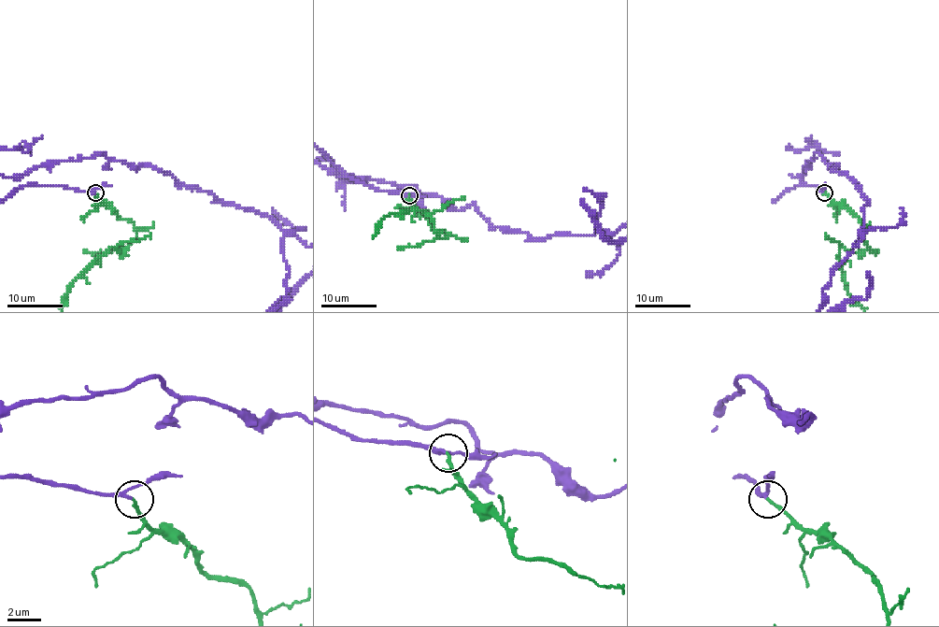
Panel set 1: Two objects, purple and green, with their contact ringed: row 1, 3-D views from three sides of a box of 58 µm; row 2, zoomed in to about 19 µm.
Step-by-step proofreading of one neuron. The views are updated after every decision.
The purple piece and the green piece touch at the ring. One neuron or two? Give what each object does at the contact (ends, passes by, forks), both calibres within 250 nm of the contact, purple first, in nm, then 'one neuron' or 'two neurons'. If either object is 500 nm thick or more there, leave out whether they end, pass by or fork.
purple passes by; green ends there; 160 nm thick on the purple side, 190 nm on the other; one neuron

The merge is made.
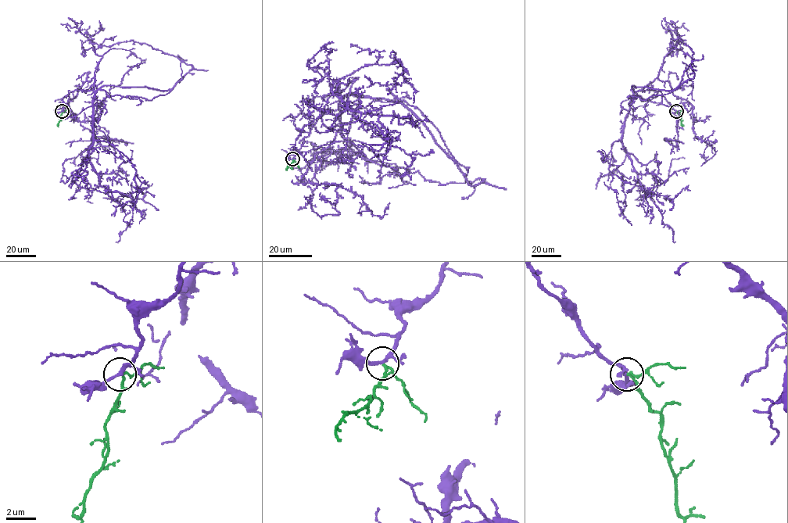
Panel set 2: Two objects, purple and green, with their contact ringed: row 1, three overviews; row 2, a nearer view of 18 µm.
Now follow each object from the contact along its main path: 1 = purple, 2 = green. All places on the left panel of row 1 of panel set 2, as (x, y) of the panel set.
1: (62, 111), (72, 91), (94, 91), (88, 159), (99, 184), (119, 202), (123, 220), (130, 224), (116, 241)
2: (62, 111), (58, 126)

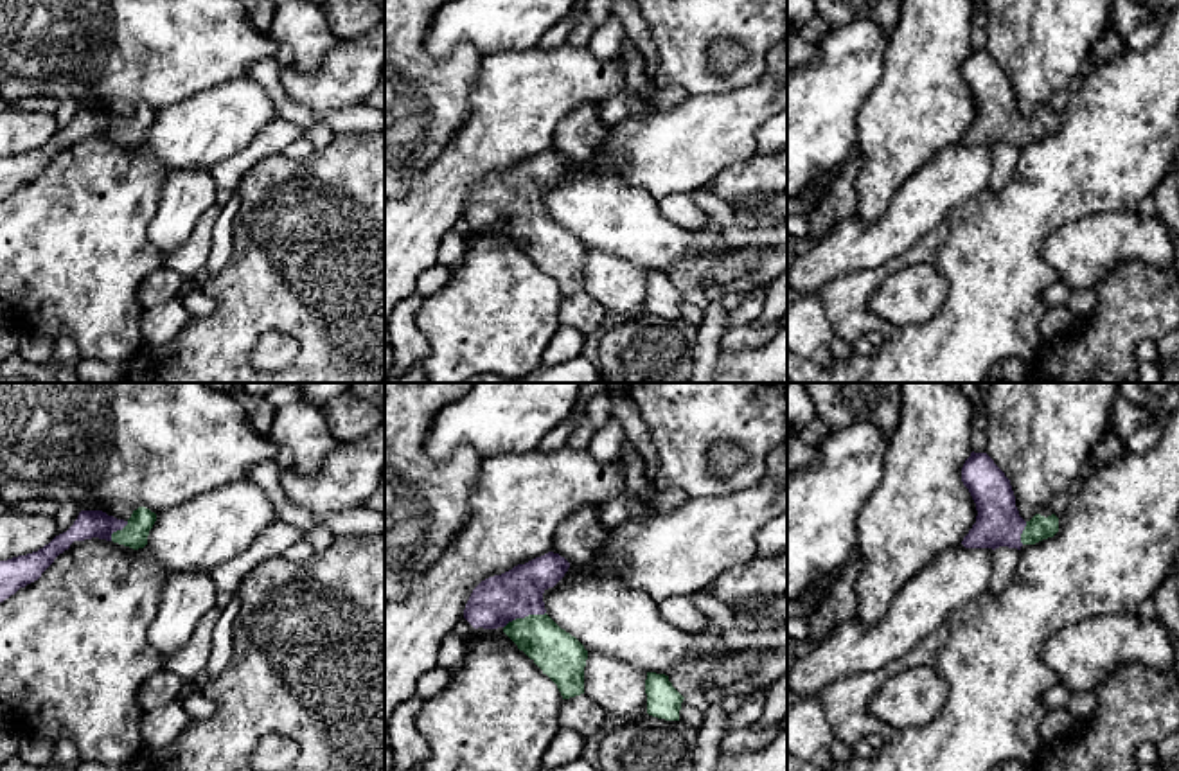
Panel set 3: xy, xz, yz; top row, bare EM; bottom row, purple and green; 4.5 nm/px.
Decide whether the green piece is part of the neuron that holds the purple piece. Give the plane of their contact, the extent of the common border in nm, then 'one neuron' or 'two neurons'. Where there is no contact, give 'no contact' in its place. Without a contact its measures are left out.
xz | 200 nm | one neuron

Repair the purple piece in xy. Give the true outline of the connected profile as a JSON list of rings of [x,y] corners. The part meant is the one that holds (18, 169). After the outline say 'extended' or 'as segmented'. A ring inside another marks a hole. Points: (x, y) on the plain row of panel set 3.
[[[146,104],[133,108],[128,119],[108,113],[102,108],[81,108],[66,129],[56,133],[38,149],[0,158],[0,199],[14,192],[20,185],[38,178],[74,138],[99,135],[138,147],[147,142],[147,133],[155,119],[156,111]]]; extended

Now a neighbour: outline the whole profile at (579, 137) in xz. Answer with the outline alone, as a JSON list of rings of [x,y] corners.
[[[582,104],[555,128],[552,147],[577,165],[591,164],[609,131],[598,119],[597,106]]]

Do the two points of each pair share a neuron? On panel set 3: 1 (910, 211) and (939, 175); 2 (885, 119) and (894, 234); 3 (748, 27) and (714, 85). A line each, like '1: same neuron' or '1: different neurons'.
1: same neuron
2: different neurons
3: same neuron

